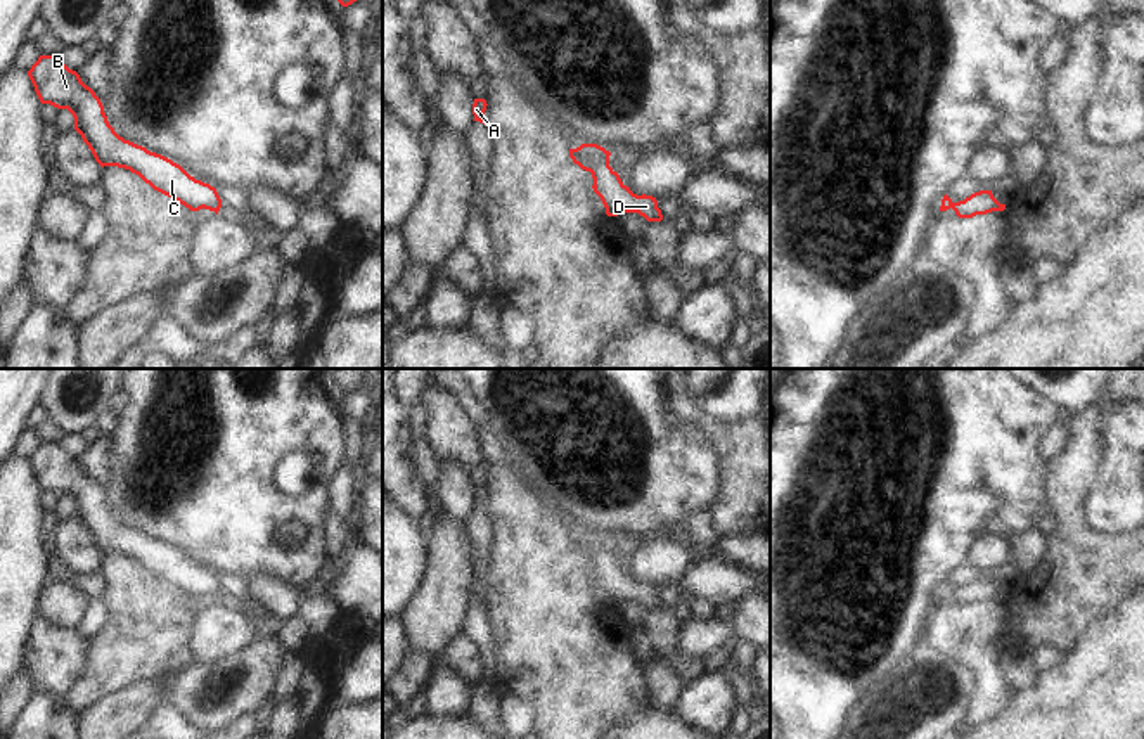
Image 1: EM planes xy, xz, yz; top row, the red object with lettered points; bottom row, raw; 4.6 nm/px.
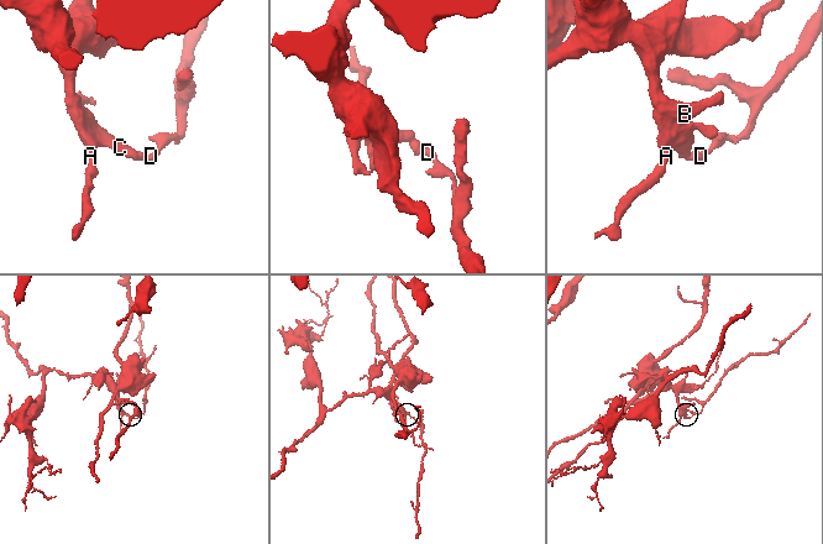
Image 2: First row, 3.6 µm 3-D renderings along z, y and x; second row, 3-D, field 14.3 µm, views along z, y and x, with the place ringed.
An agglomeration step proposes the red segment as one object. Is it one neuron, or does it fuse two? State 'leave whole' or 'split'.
split

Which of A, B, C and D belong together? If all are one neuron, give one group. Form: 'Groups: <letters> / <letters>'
Groups: A B C / D.

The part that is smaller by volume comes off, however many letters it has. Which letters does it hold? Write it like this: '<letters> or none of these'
D

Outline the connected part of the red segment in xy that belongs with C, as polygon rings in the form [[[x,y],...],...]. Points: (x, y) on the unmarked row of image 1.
[[[40,443],[28,464],[42,492],[67,497],[73,502],[74,517],[102,556],[130,557],[154,578],[190,599],[202,595],[213,599],[222,594],[215,575],[196,568],[171,547],[119,524],[109,512],[100,486],[59,443]]]

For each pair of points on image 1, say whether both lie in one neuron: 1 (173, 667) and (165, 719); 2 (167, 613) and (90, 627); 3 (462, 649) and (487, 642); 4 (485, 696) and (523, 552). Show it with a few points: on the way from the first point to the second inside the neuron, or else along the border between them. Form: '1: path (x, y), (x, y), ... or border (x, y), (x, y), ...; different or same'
1: path (167, 679), (163, 682), (163, 706); same
2: border (102, 603), (106, 622), (89, 641); different
3: border (461, 632), (475, 648), (482, 681); different
4: border (495, 687), (501, 693); different

